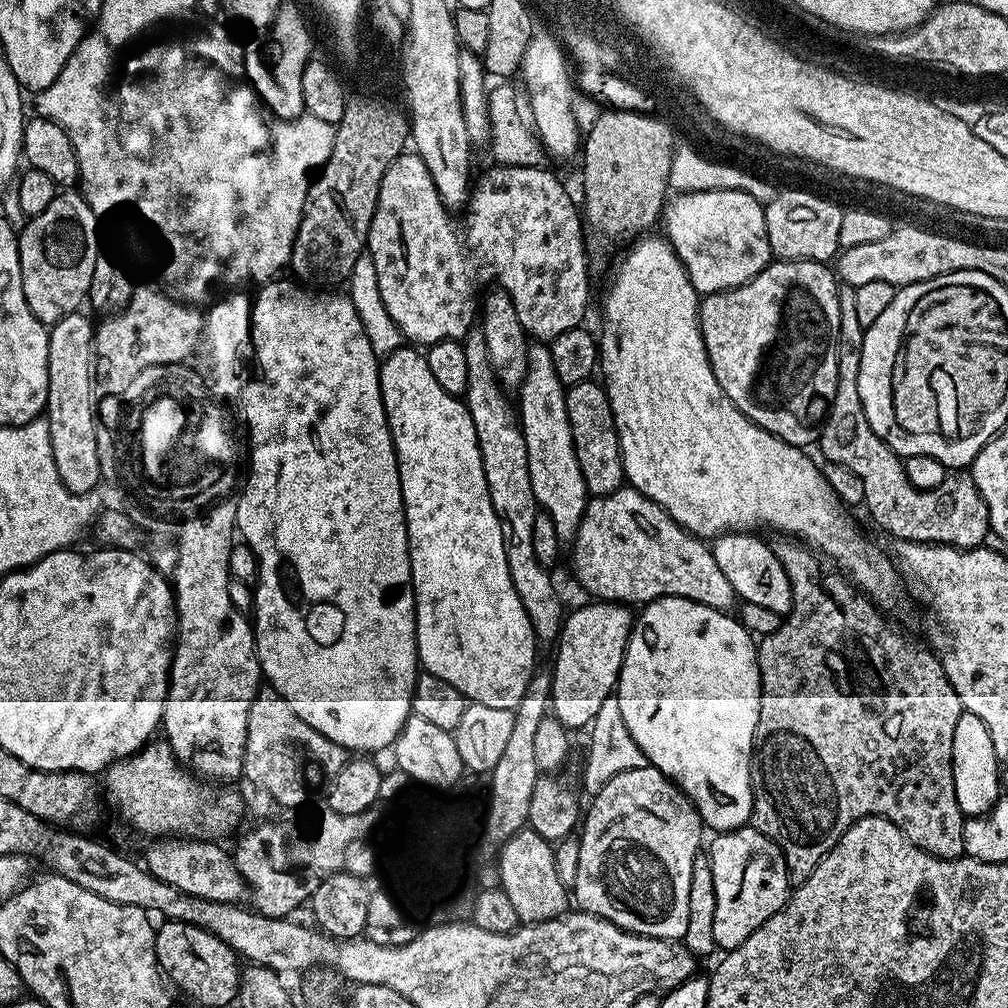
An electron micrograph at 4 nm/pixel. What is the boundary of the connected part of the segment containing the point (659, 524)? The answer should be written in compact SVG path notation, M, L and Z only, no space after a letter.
M622 486L605 496L592 496L570 548L577 582L592 595L589 597L597 601L643 606L663 596L677 596L690 598L719 612L731 613L737 607L738 597L734 586L726 582L726 574L722 574L718 562L714 562L711 547L701 537L691 536L682 525L674 522L674 518L670 518L670 514L666 514L666 510L662 510L662 506L643 496L634 487Z

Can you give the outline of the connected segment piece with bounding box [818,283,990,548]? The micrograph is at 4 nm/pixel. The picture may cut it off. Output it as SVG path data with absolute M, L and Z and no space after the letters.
M841 283L838 294L838 314L840 315L840 339L836 361L838 362L838 378L836 379L836 393L832 399L832 405L828 407L828 415L820 428L818 448L824 451L824 460L850 466L858 478L864 480L864 503L868 508L872 520L884 532L889 532L896 540L909 540L919 544L949 544L951 548L979 548L985 543L984 535L989 535L988 511L986 502L978 494L971 475L952 474L942 482L942 486L934 486L934 490L918 490L906 478L904 460L897 456L896 451L885 440L878 438L870 426L870 422L864 413L864 407L858 394L858 370L860 369L860 351L864 341L864 327L858 322L858 313L855 288L850 284Z

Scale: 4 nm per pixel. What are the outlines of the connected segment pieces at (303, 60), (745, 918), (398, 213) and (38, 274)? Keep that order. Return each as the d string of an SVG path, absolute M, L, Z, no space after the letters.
M284 2L277 10L273 23L257 36L260 36L257 40L247 41L244 50L244 74L248 77L248 83L269 113L281 120L295 120L305 111L302 74L314 56L312 32L303 14L294 5Z
M754 827L735 828L733 832L722 832L711 838L712 845L709 848L707 845L706 855L710 858L714 874L714 942L717 949L731 950L742 946L746 938L758 930L758 926L765 924L774 914L778 914L778 910L784 908L790 895L788 867L780 847Z
M401 154L382 178L378 206L374 210L374 218L368 231L366 252L374 258L374 270L378 270L378 290L382 290L382 302L386 302L390 318L394 318L394 322L400 327L401 337L408 339L409 336L413 340L409 341L416 346L431 346L443 340L463 341L473 331L478 320L476 264L468 257L448 216L451 216L449 209L440 201L426 162L415 154Z
M60 190L54 202L50 202L42 214L31 217L19 232L22 290L30 310L45 326L54 325L62 317L81 311L87 301L94 262L98 262L102 255L96 228L98 221L94 210L90 210L79 191Z

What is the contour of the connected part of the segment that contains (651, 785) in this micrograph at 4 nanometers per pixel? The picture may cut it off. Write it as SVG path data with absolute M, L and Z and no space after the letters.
M651 766L638 770L626 770L622 774L610 778L610 782L606 782L606 786L602 786L602 790L595 793L591 800L592 805L589 808L587 805L582 816L582 827L578 832L580 849L578 850L578 878L574 885L575 903L577 900L580 903L577 905L583 911L589 912L592 916L601 916L604 920L609 920L623 932L633 932L635 936L652 936L655 940L683 941L686 934L686 922L690 918L690 874L694 874L694 858L701 855L702 852L700 835L706 832L706 825L700 819L698 810L678 785L672 783L667 776L662 775L659 770Z

